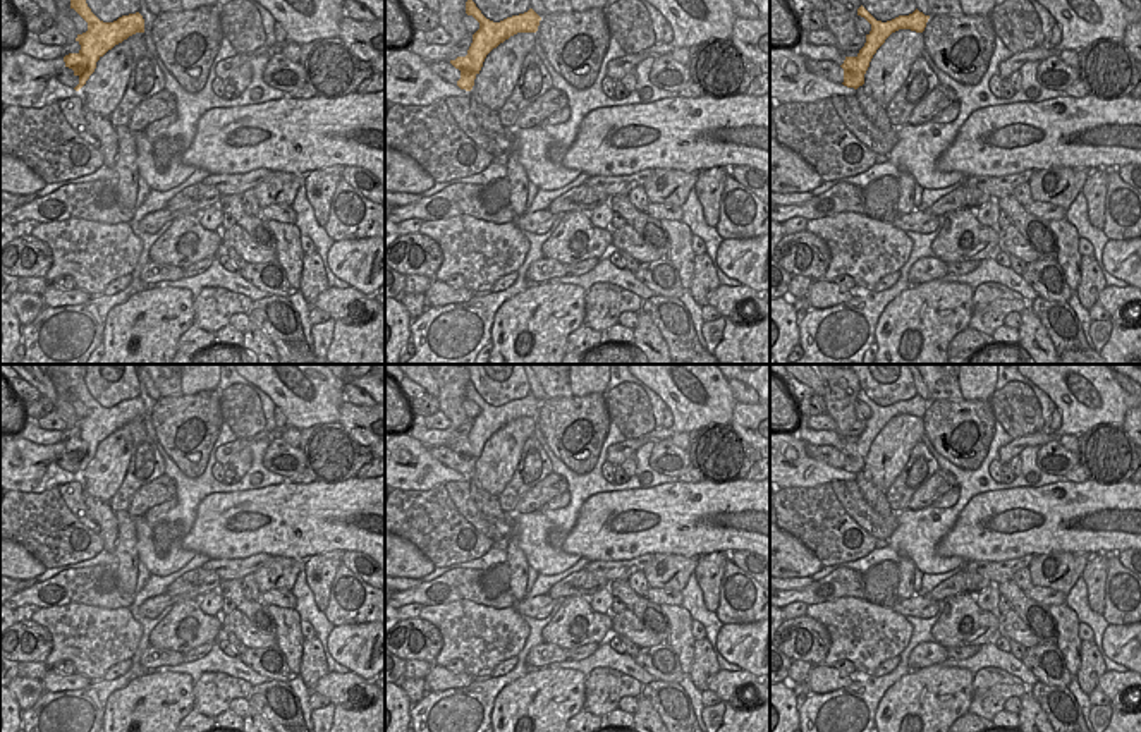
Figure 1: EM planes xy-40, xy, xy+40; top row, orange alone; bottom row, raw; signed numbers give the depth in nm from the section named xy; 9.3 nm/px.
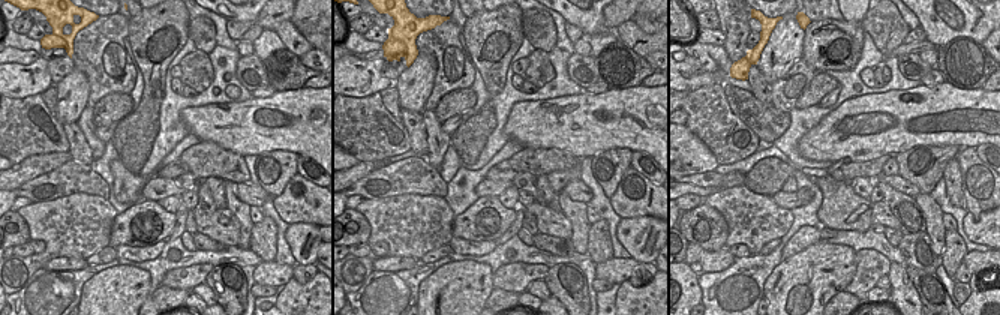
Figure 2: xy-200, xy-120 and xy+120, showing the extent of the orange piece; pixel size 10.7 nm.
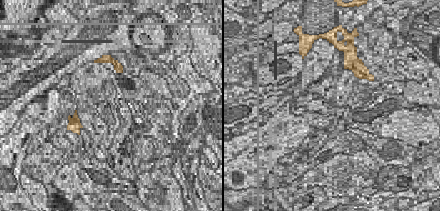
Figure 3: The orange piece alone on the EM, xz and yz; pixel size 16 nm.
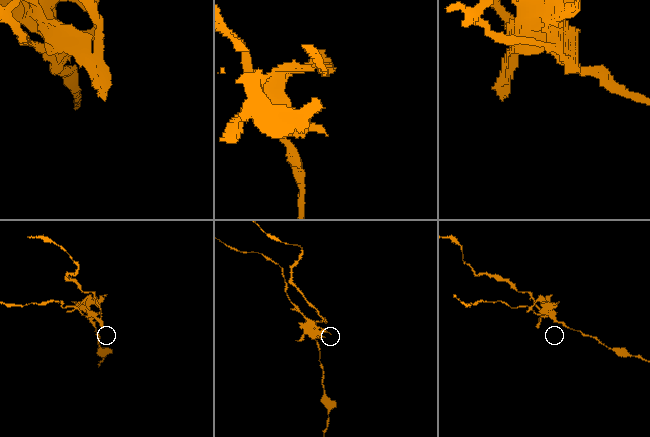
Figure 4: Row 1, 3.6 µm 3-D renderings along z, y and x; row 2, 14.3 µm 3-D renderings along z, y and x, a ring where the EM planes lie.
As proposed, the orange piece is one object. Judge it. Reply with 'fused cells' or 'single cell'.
fused cells

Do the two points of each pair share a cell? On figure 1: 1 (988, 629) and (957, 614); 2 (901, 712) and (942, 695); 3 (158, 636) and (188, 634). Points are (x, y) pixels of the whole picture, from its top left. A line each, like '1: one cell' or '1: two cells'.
1: one cell
2: one cell
3: one cell

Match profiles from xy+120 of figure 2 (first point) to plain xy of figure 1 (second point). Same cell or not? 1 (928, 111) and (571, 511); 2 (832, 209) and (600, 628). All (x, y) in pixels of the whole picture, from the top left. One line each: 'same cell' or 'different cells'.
1: different cells
2: same cell

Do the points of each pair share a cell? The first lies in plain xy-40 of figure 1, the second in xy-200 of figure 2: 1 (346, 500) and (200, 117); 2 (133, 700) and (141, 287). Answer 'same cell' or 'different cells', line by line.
1: same cell
2: same cell

